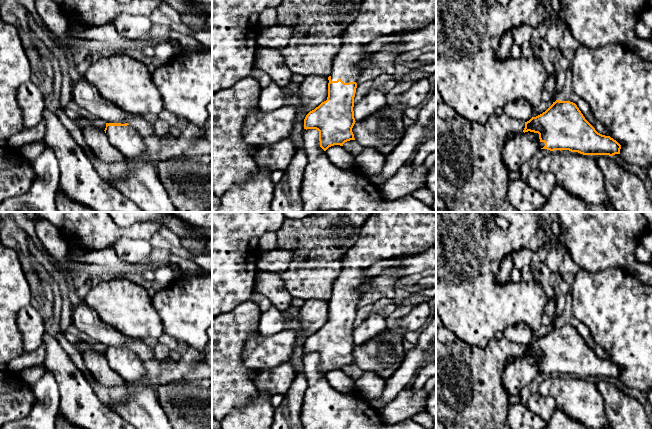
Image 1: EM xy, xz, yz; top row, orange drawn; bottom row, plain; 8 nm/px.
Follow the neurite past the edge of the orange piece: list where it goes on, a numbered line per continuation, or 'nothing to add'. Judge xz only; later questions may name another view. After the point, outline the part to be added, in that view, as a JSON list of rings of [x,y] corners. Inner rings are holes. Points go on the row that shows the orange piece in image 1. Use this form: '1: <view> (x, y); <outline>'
1: xz (376, 18); [[[363,0],[356,20],[341,35],[342,46],[334,58],[331,81],[357,82],[363,72],[358,65],[371,54],[363,47],[376,38],[405,30],[420,30],[433,22],[436,22],[436,0]]]

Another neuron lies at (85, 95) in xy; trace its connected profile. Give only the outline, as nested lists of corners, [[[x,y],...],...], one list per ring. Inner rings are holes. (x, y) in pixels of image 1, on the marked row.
[[[86,78],[74,85],[71,95],[77,106],[83,109],[87,115],[106,123],[125,124],[127,118],[133,114],[105,100]]]

